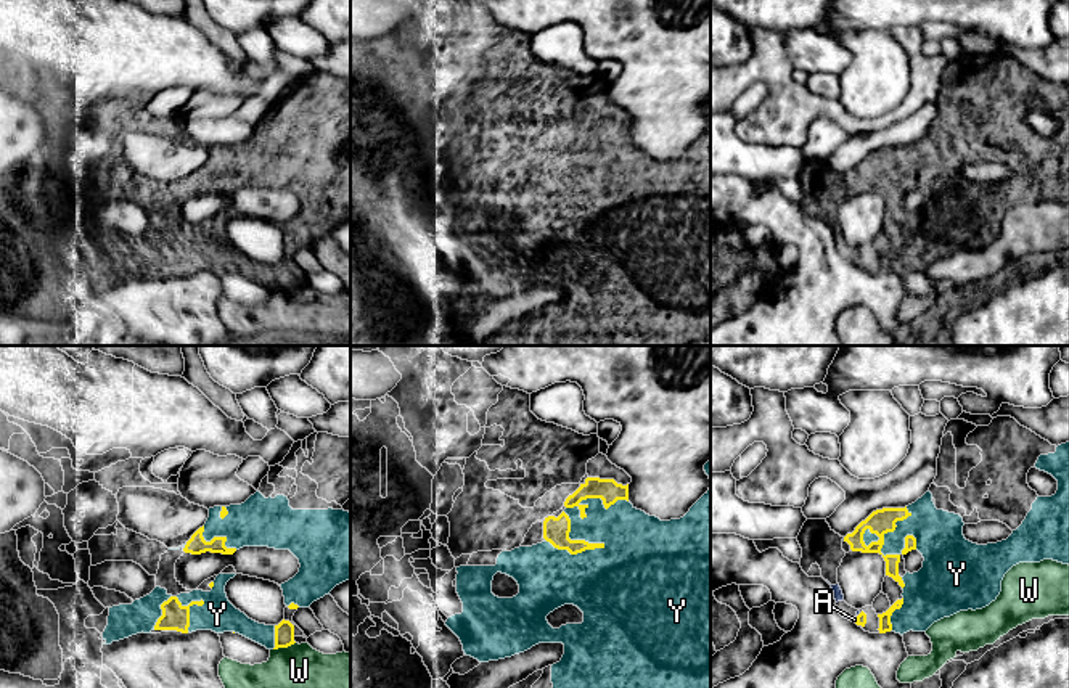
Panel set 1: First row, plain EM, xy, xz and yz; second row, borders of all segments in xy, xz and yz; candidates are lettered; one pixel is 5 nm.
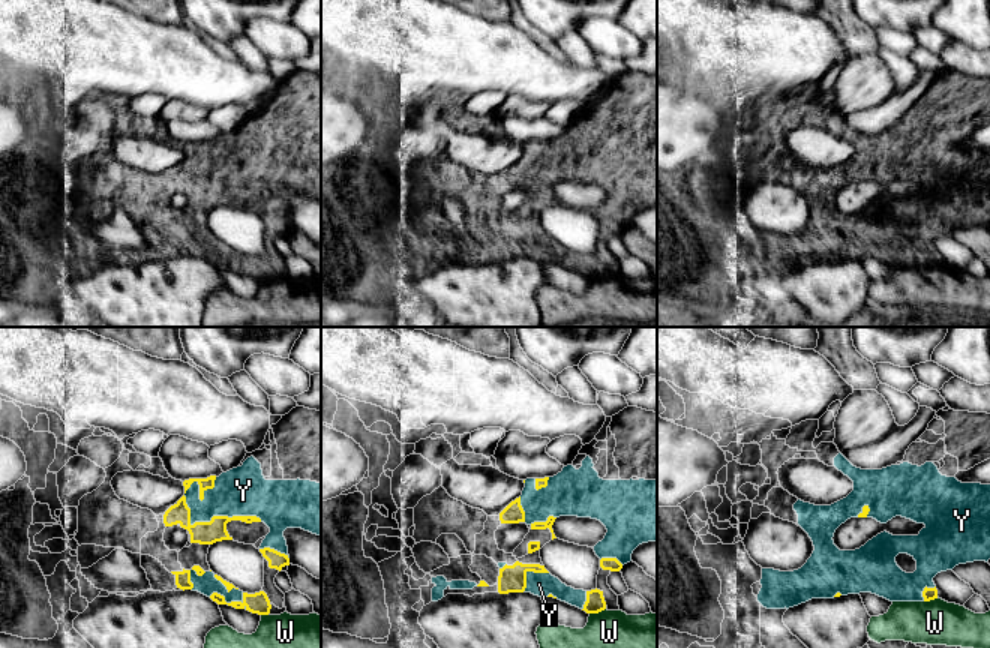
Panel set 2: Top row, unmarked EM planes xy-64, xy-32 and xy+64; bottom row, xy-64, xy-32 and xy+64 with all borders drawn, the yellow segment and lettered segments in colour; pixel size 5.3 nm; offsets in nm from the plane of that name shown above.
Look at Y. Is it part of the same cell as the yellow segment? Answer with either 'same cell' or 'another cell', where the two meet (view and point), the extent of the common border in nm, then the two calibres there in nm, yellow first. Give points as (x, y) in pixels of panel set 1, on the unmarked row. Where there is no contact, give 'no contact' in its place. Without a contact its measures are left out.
same cell | xz (574, 180) | 300 nm | 130/340 nm

